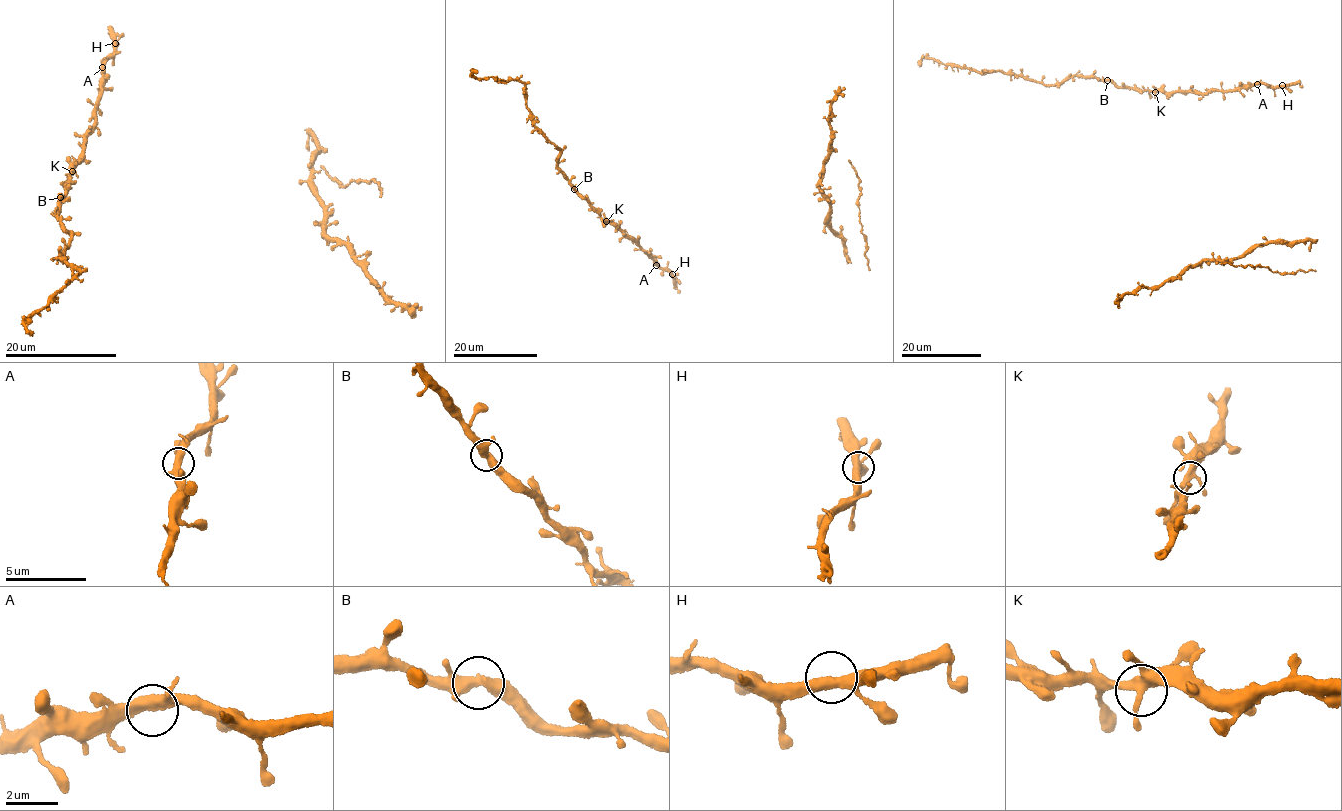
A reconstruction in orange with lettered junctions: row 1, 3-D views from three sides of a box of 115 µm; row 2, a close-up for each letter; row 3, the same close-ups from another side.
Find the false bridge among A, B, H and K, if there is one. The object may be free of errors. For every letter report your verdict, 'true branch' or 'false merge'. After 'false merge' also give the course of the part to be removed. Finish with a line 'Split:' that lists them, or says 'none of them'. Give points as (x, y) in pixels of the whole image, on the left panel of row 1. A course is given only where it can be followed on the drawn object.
A: true branch
B: true branch
H: true branch
K: true branch
Split: none of them

